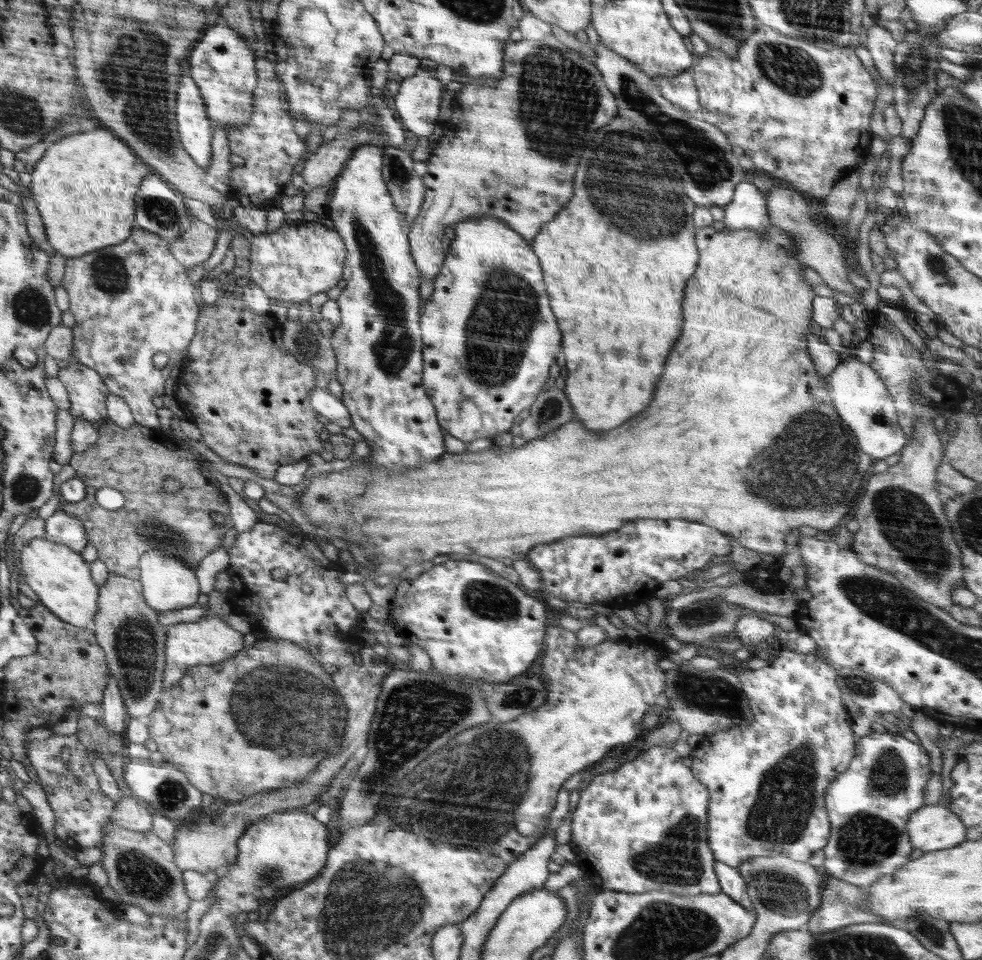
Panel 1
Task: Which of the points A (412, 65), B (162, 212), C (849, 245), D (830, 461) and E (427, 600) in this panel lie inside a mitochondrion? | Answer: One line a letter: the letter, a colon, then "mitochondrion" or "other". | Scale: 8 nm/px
A: other
B: mitochondrion
C: other
D: mitochondrion
E: other

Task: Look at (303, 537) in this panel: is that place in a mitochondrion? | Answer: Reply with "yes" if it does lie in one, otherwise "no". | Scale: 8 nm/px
no

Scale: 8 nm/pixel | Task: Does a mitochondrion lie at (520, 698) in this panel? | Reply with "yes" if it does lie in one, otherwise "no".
yes

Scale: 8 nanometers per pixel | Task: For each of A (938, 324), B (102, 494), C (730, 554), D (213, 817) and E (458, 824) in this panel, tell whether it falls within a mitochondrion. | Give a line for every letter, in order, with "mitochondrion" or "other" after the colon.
A: other
B: other
C: other
D: mitochondrion
E: mitochondrion

